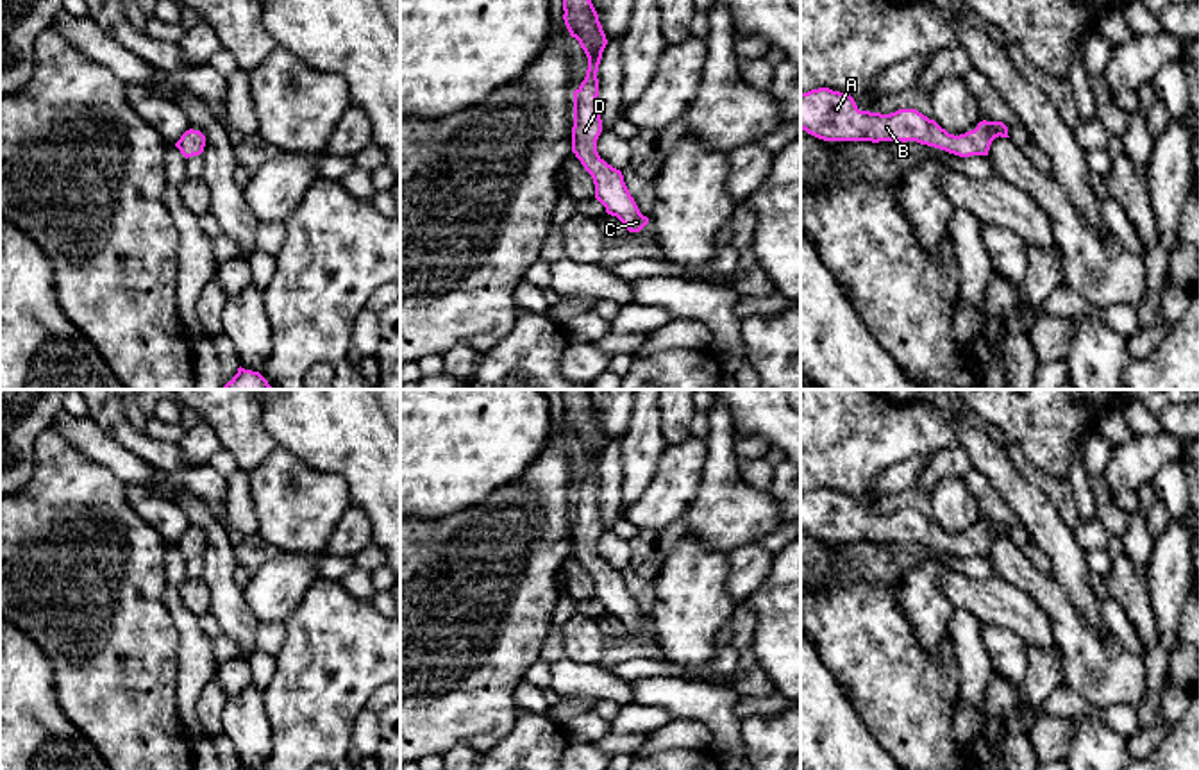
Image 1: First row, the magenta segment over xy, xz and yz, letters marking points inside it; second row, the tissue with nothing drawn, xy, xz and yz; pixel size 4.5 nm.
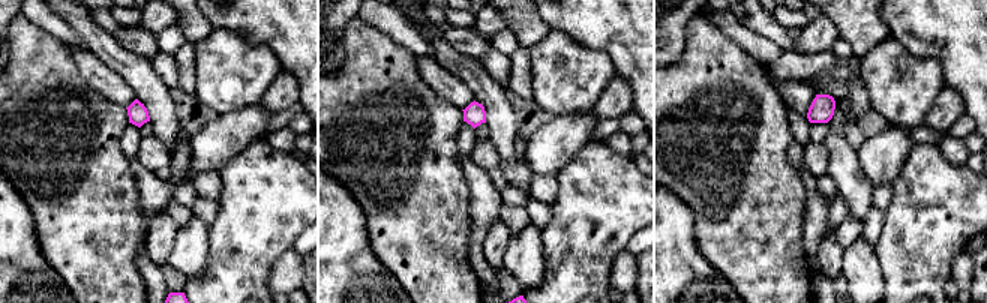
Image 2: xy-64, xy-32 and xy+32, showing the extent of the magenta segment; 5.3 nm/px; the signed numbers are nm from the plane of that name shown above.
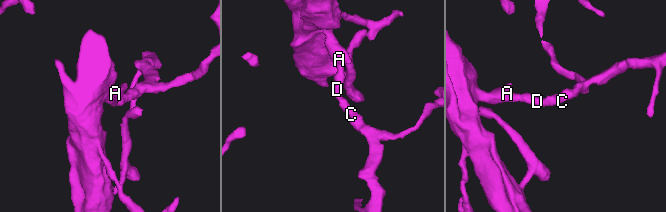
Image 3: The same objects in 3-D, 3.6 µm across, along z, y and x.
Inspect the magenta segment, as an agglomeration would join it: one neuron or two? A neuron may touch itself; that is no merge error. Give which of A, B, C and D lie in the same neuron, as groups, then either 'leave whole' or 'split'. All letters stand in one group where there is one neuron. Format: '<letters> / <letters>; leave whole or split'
A B C D; leave whole

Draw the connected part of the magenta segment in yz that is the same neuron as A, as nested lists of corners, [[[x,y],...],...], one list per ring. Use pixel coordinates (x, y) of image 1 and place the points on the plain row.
[[[829,488],[801,493],[801,529],[824,541],[917,541],[960,557],[988,556],[990,545],[995,538],[1010,538],[1008,527],[1002,522],[983,520],[974,531],[954,536],[917,509],[899,509],[890,515],[859,511],[851,495]]]

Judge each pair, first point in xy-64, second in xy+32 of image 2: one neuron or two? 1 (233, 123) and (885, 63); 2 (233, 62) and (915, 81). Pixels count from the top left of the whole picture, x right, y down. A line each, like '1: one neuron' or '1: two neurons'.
1: two neurons
2: one neuron

